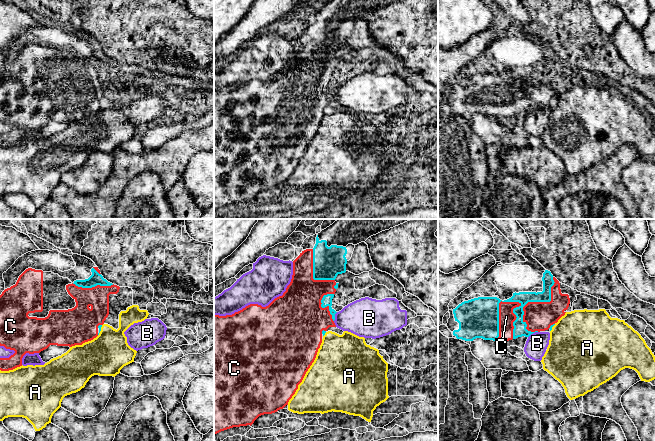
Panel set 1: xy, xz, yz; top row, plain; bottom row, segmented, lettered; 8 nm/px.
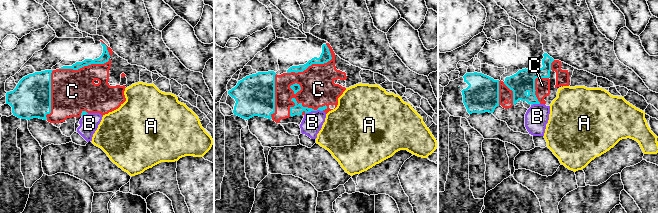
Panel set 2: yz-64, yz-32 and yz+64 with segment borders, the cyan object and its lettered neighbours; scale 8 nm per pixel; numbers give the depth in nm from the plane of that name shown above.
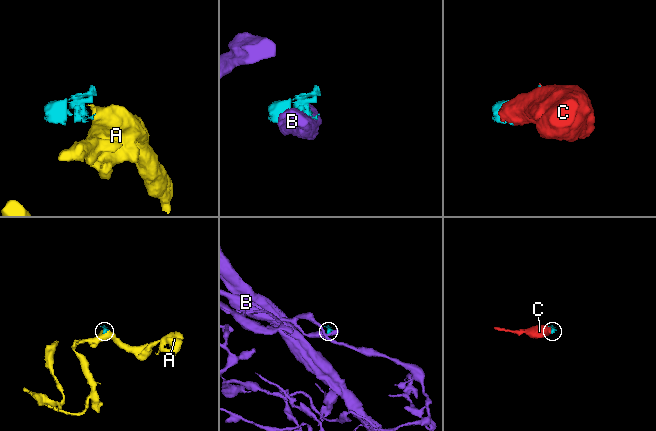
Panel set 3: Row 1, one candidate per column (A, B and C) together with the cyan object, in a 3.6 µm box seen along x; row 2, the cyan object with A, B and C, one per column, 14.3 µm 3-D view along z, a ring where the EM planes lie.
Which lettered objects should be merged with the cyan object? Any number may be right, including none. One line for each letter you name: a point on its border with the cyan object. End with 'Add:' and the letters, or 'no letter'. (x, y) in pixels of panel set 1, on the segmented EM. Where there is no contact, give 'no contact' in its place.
C: contact yz (498, 311)
Add: C

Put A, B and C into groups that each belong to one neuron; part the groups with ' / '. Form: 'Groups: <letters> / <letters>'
Groups: A / B / C

